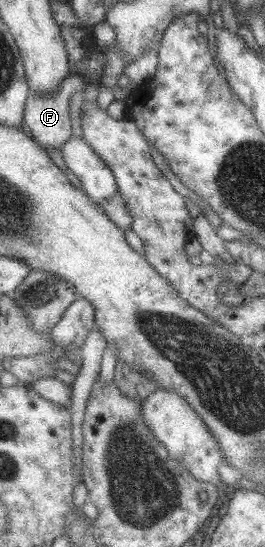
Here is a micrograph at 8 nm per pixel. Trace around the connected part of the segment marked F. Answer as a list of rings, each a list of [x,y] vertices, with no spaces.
[[[70,74],[62,81],[61,88],[57,90],[57,93],[48,93],[47,95],[31,93],[26,107],[25,129],[42,146],[62,149],[63,144],[73,137],[72,97],[77,92],[84,90],[87,82],[88,80],[84,78],[83,74]]]

